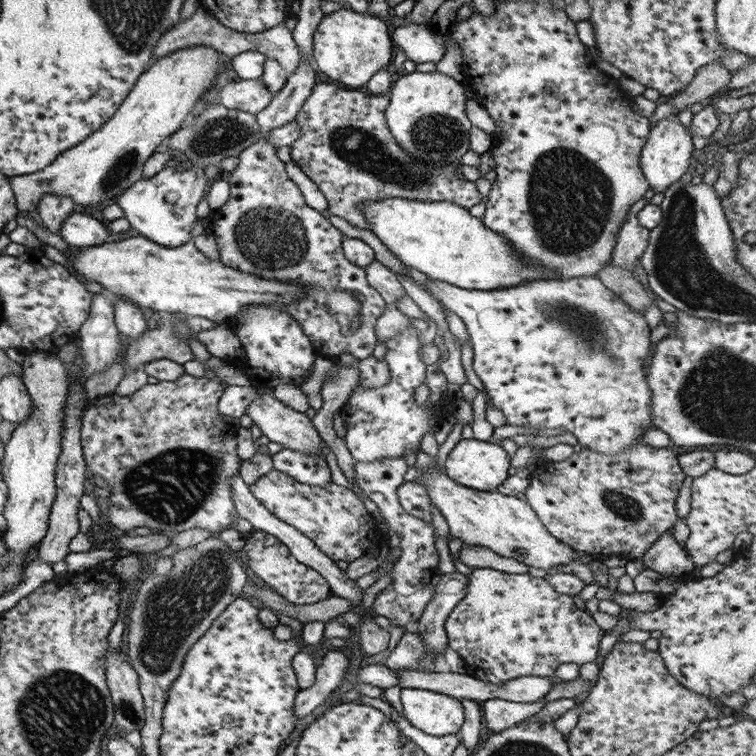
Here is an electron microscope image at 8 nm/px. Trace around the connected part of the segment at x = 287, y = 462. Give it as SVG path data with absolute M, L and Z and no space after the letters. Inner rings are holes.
M282 448L271 456L272 468L275 471L283 472L293 480L323 488L331 482L331 474L326 462L307 456L294 450Z

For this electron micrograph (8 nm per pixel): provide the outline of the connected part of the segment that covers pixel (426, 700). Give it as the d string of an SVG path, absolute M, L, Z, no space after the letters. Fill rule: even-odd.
M402 688L400 702L407 722L431 736L456 734L463 724L460 699L419 688Z

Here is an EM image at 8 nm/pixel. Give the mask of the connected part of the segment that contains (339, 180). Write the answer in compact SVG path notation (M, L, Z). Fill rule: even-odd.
M316 82L301 105L294 121L301 134L289 145L290 161L294 162L311 182L314 182L319 192L325 197L329 213L343 218L357 228L368 229L360 206L365 201L401 198L412 201L449 202L461 208L468 209L482 199L473 181L457 179L453 168L455 164L436 164L415 162L396 143L385 122L384 110L388 103L386 95L375 95L363 89L345 88L338 84Z

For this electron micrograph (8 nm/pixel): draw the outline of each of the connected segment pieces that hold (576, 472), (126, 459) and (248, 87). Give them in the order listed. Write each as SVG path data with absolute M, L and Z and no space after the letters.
M640 443L615 455L581 448L577 454L571 454L562 462L537 464L529 474L528 485L523 493L526 503L547 532L567 547L589 555L621 555L635 559L641 557L668 529L672 529L678 519L673 506L683 478L676 455L665 447L653 448Z
M183 373L177 380L144 384L129 396L107 394L91 401L82 415L79 445L84 465L91 475L105 480L111 492L107 520L111 528L125 533L145 527L152 532L175 534L201 528L216 535L229 528L238 517L229 488L229 477L239 474L241 460L237 457L236 425L222 421L216 404L224 385L203 377Z
M259 79L225 83L219 88L218 93L219 104L229 110L249 112L249 114L263 110L272 97Z

